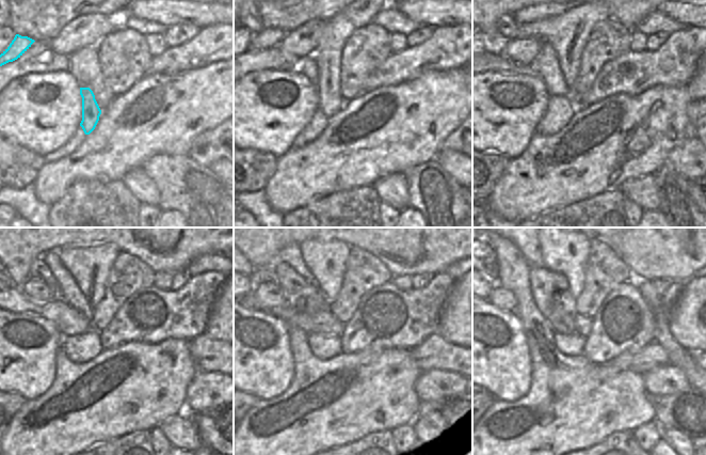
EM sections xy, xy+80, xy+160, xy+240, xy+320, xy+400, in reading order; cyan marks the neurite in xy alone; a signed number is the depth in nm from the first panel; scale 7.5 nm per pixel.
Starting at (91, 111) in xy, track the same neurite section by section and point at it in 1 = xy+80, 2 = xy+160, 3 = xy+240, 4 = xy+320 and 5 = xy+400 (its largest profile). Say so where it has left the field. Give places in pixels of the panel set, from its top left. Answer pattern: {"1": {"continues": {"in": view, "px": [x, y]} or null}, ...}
{"1": {"continues": {"in": "xy+80", "px": [359, 13]}}, "2": {"continues": {"in": "xy+160", "px": [567, 33]}}, "3": {"continues": {"in": "xy+240", "px": [90, 267]}}, "4": {"continues": {"in": "xy+320", "px": [326, 261]}}, "5": {"continues": {"in": "xy+400", "px": [566, 252]}}}

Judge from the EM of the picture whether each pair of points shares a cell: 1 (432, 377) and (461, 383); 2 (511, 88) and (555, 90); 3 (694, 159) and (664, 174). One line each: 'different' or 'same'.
1: same
2: different
3: different

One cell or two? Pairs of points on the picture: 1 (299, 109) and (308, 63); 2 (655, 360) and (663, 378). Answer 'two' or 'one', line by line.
1: two
2: two

